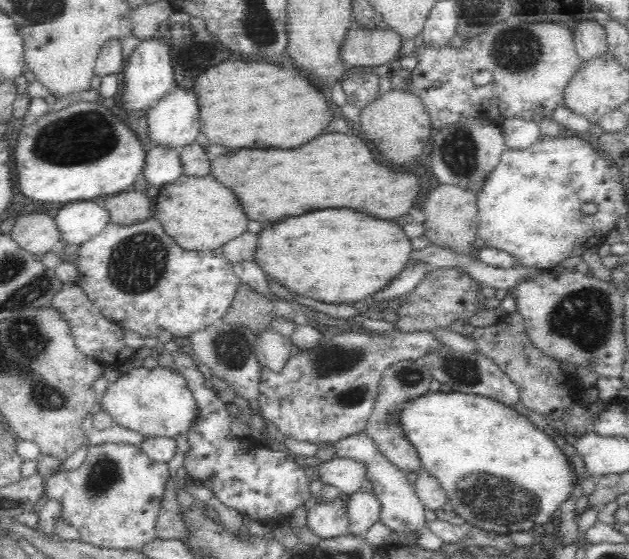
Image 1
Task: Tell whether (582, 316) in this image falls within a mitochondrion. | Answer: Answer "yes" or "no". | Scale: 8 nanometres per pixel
yes

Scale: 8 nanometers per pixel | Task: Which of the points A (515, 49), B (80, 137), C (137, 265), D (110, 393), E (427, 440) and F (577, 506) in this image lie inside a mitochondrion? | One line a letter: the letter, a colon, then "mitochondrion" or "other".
A: mitochondrion
B: mitochondrion
C: mitochondrion
D: other
E: other
F: other

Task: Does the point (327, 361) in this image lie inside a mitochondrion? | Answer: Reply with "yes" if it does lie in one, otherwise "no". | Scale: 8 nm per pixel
yes

